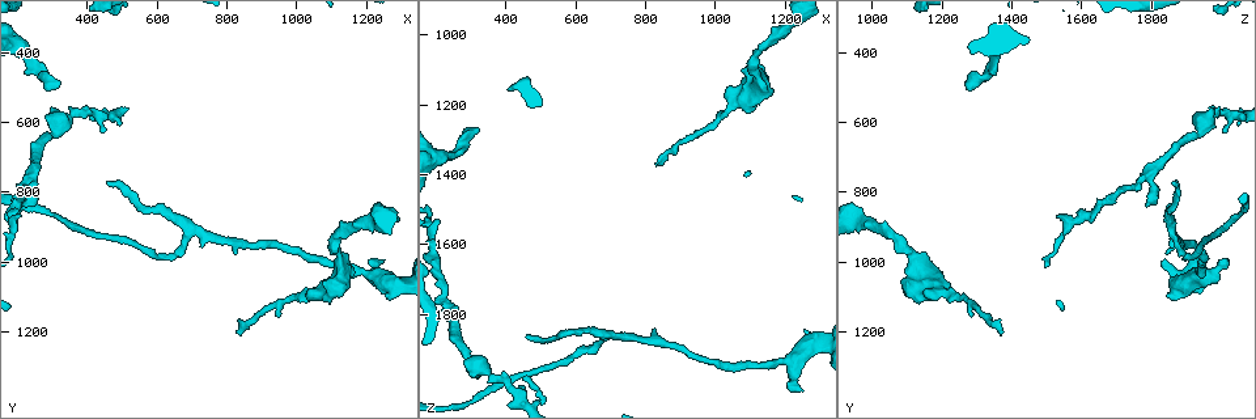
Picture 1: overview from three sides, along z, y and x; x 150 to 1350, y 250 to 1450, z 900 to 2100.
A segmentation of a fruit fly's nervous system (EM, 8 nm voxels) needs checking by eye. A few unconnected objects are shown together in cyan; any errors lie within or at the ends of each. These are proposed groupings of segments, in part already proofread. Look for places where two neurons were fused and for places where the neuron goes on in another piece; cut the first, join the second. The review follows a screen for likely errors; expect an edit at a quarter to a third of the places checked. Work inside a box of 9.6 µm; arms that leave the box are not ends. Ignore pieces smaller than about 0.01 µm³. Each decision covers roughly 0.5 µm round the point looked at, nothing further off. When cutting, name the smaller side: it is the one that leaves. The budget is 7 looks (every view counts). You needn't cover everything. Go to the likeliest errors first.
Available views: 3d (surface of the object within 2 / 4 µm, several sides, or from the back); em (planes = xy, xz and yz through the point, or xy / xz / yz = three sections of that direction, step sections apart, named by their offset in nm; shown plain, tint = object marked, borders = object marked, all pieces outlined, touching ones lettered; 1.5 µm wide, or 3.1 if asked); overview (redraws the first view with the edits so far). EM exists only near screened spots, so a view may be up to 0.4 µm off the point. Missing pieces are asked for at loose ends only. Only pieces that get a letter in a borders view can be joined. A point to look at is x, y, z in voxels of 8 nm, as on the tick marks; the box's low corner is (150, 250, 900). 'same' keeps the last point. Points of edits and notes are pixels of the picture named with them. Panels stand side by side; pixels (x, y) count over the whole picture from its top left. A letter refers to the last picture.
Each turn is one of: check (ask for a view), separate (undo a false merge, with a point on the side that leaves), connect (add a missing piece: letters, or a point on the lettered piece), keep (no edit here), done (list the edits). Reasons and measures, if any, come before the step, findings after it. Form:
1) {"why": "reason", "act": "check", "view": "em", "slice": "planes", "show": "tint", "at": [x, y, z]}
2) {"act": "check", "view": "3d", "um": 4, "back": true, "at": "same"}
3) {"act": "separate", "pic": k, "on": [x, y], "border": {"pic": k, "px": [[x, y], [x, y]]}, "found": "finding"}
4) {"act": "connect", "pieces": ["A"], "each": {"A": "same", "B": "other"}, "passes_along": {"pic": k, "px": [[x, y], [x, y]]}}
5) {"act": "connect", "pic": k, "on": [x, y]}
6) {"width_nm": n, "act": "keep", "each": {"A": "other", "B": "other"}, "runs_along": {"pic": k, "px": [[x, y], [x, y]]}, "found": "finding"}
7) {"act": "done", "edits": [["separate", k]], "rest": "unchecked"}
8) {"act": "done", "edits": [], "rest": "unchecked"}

{"why": "free end", "act": "check", "view": "3d", "um": 4, "at": [320, 490, 1270]}

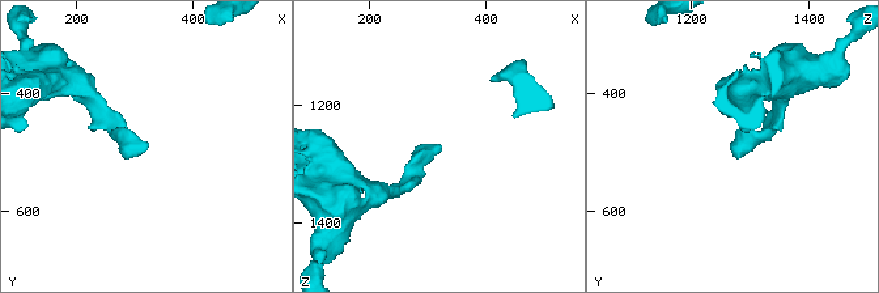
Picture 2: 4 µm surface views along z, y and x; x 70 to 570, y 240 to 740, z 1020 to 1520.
{"why": "shape alone is not enough", "act": "check", "view": "em", "slice": "xy", "step": 8, "show": "borders", "at": [325, 495, 1275]}

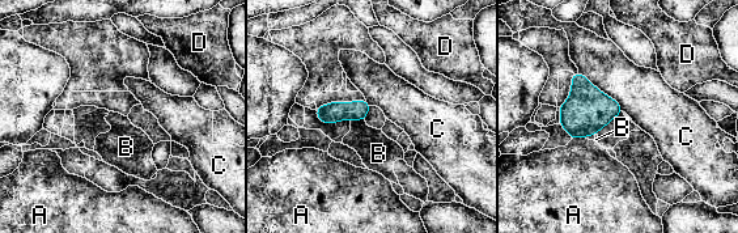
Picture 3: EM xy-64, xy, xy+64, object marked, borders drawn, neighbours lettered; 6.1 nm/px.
{"longest_contact_nm": ["C", 380], "act": "keep", "each": {"A": "other", "B": "other", "C": "other", "D": "other"}, "border": {"pic": 3, "px": [[579, 72], [610, 96], [623, 111]]}, "found": "none of them fits"}

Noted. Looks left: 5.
{"why": "branch point", "act": "check", "view": "em", "slice": "planes", "show": "borders", "at": [1230, 1040, 1930]}

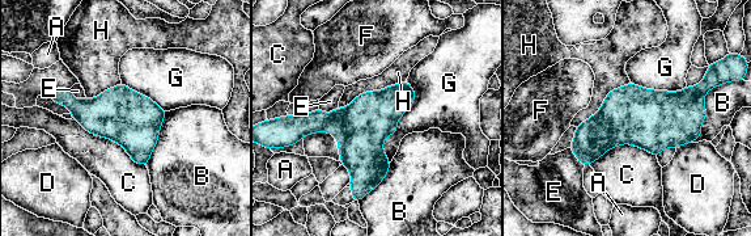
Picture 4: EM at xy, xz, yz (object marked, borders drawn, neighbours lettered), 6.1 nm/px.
{"act": "keep", "each": {"A": "other", "B": "other", "C": "other", "D": "other", "E": "other", "F": "other", "G": "other", "H": "other"}, "found": "continuous, no second neuron"}

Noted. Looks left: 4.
{"why": "an open end", "act": "check", "view": "3d", "um": 4, "at": [840, 1210, 1370]}

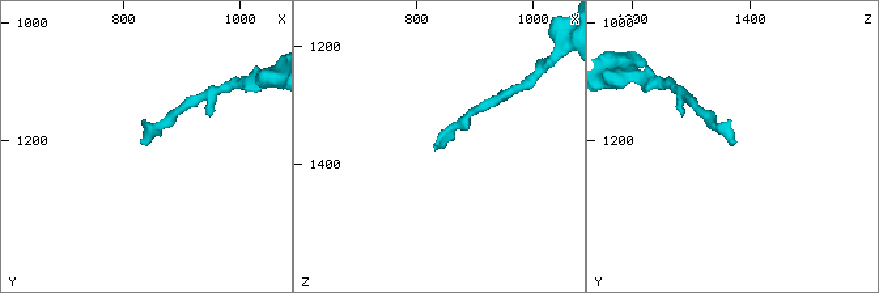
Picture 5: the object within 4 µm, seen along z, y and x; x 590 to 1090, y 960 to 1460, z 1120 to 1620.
{"why": "now the EM", "act": "check", "view": "em", "slice": "planes", "show": "borders", "at": [840, 1205, 1365]}

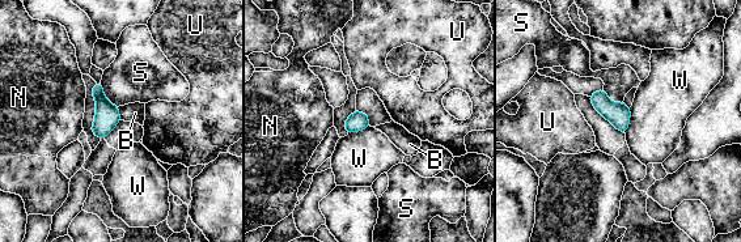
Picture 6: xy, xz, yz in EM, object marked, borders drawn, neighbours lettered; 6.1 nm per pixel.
{"longest_contact_nm": ["S", 190], "act": "keep", "each": {"B": "other", "N": "other", "S": "other", "U": "other", "W": "other"}, "border": {"pic": 6, "px": [[630, 107], [630, 124], [625, 134]]}, "found": "none of them fits"}

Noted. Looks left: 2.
{"act": "done", "edits": [], "rest": "unchecked"}

